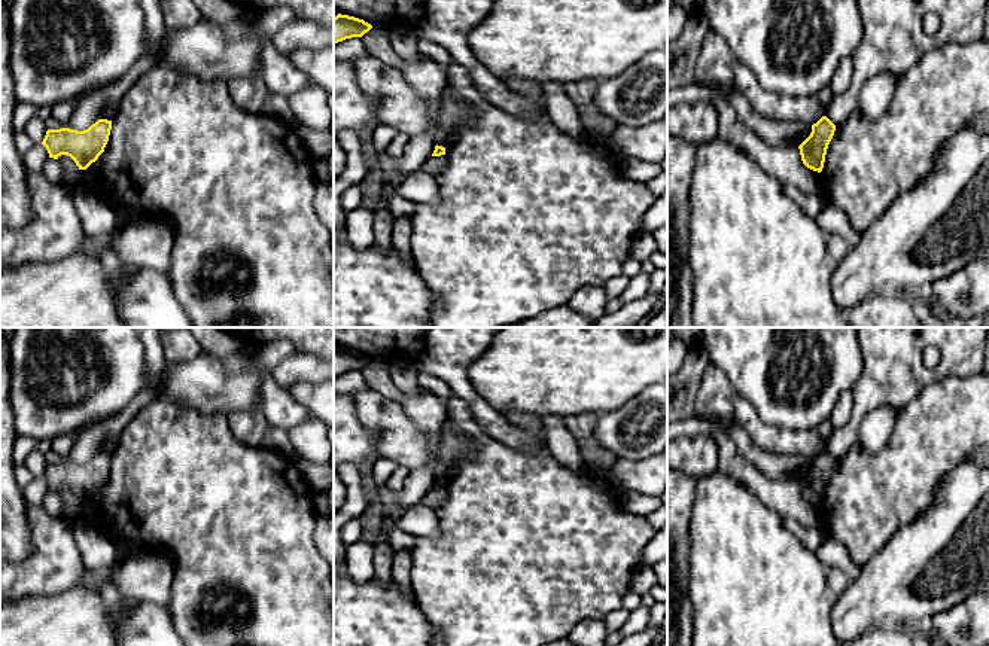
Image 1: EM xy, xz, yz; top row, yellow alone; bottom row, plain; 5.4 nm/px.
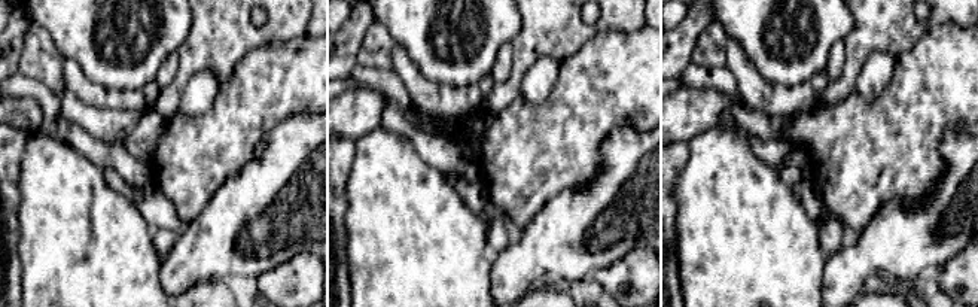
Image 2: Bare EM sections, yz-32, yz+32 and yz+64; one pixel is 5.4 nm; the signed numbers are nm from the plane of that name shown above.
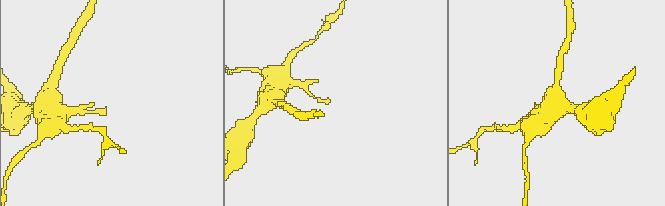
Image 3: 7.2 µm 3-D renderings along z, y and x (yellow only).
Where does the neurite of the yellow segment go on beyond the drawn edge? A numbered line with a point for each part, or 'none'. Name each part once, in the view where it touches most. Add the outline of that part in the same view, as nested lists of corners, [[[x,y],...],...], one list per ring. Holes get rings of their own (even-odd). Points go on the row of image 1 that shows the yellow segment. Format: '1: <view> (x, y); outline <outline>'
none

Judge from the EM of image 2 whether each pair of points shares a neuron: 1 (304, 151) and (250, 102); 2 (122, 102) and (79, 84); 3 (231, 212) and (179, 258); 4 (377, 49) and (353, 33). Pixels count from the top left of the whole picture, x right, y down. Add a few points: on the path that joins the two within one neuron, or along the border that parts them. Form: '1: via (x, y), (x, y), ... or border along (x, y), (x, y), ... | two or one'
1: border along (311, 116), (286, 116), (264, 136), (253, 151) | two
2: via (112, 99), (90, 93) | one
3: via (218, 225), (192, 251) | one
4: border along (375, 21), (360, 45), (356, 64) | two

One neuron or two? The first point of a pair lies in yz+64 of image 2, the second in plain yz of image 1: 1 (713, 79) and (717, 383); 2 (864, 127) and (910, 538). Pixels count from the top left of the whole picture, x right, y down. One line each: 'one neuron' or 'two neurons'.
1: two neurons
2: two neurons

